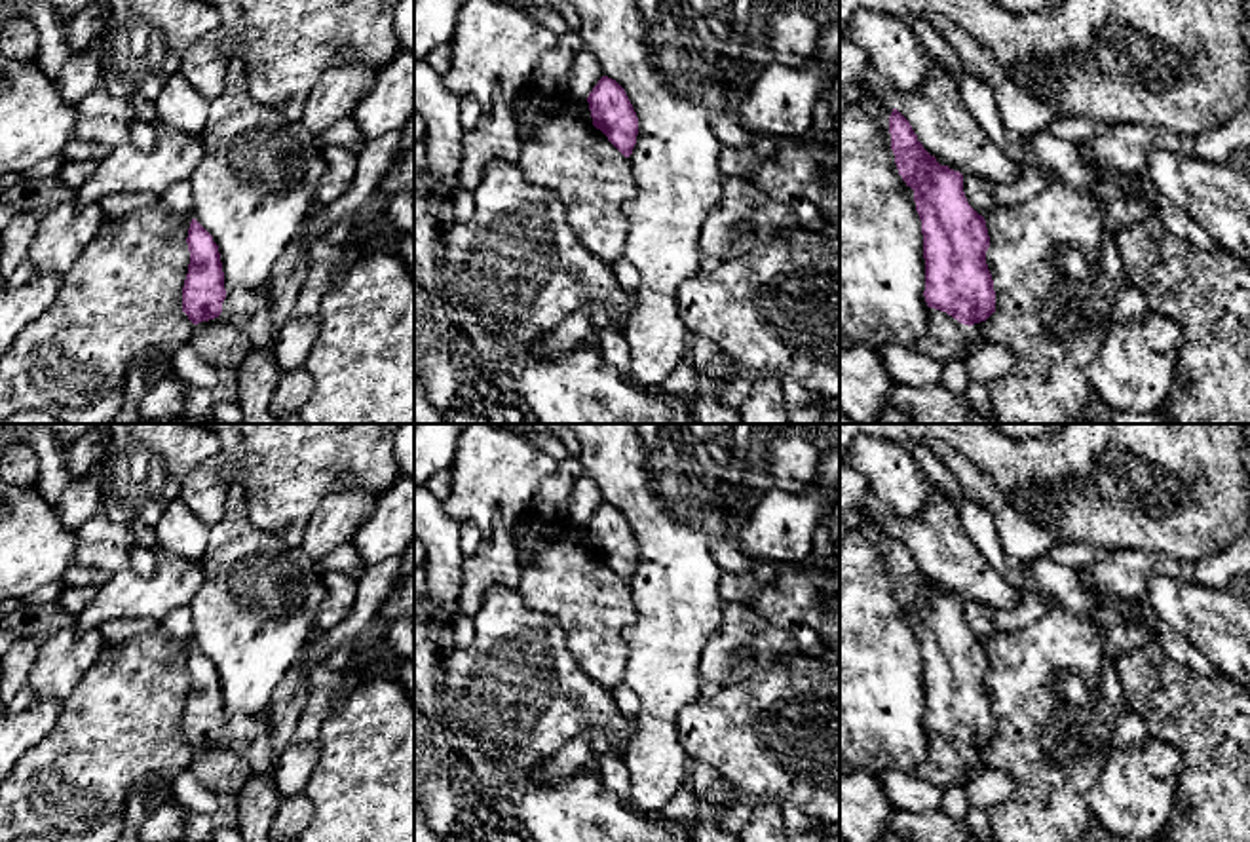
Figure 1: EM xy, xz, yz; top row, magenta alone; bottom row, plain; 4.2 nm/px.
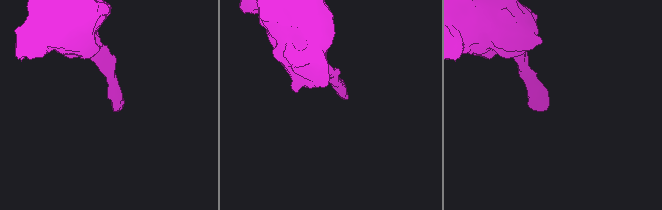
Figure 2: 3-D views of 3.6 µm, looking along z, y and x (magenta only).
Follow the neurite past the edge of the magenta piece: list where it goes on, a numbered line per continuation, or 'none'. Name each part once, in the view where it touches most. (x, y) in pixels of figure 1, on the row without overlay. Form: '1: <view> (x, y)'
1: xy (246, 734)

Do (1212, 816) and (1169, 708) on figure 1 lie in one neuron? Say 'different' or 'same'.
same

